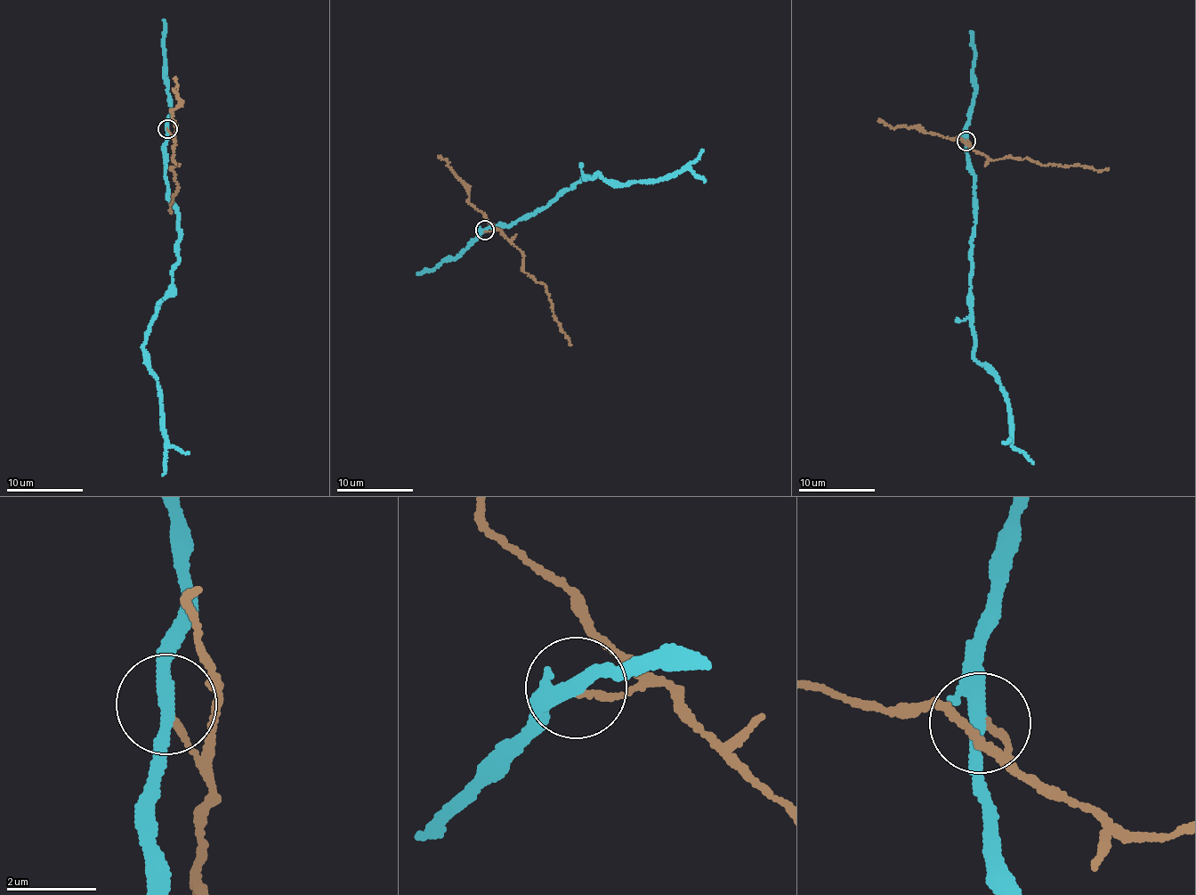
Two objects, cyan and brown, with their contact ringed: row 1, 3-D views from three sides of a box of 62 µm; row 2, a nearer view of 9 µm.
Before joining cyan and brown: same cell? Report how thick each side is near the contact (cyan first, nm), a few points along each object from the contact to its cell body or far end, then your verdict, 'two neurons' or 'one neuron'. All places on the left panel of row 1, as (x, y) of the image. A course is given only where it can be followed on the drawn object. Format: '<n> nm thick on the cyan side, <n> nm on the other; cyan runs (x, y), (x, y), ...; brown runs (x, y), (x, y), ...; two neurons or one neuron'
280 nm thick on the cyan side, 120 nm on the other; cyan runs (168, 129), (166, 199), (178, 214), (179, 264), (143, 348), (159, 398), (162, 475); brown runs (166, 130), (173, 142), (173, 160), (178, 166), (171, 170), (178, 187), (169, 203), (171, 212); two neurons

